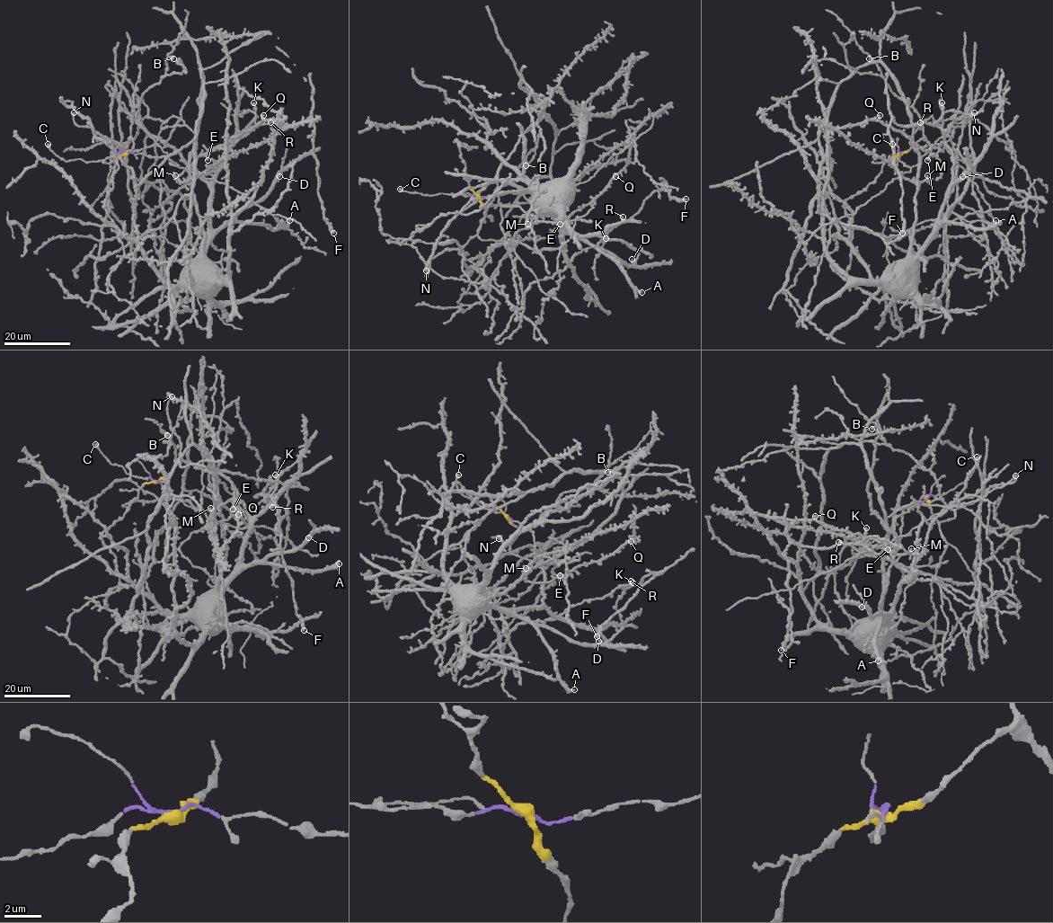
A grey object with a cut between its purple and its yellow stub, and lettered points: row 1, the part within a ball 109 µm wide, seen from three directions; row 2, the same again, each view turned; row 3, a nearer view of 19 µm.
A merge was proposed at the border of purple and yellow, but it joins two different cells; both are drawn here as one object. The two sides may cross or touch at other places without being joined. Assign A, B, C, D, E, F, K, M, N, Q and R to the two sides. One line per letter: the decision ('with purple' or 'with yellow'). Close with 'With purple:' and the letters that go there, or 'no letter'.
A: with yellow
B: with yellow
C: with purple
D: with yellow
E: with purple
F: with yellow
K: with yellow
M: with purple
N: with yellow
Q: with purple
R: with yellow
With purple: C, E, M, Q

